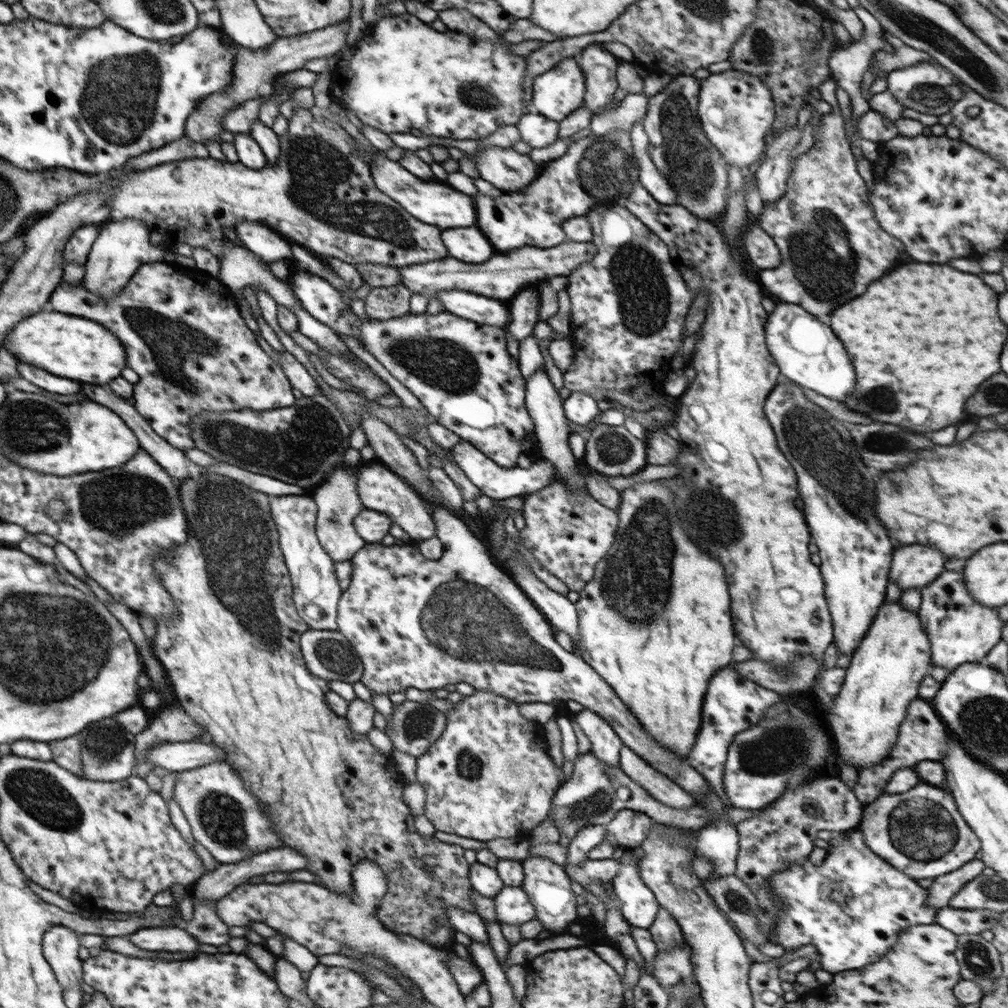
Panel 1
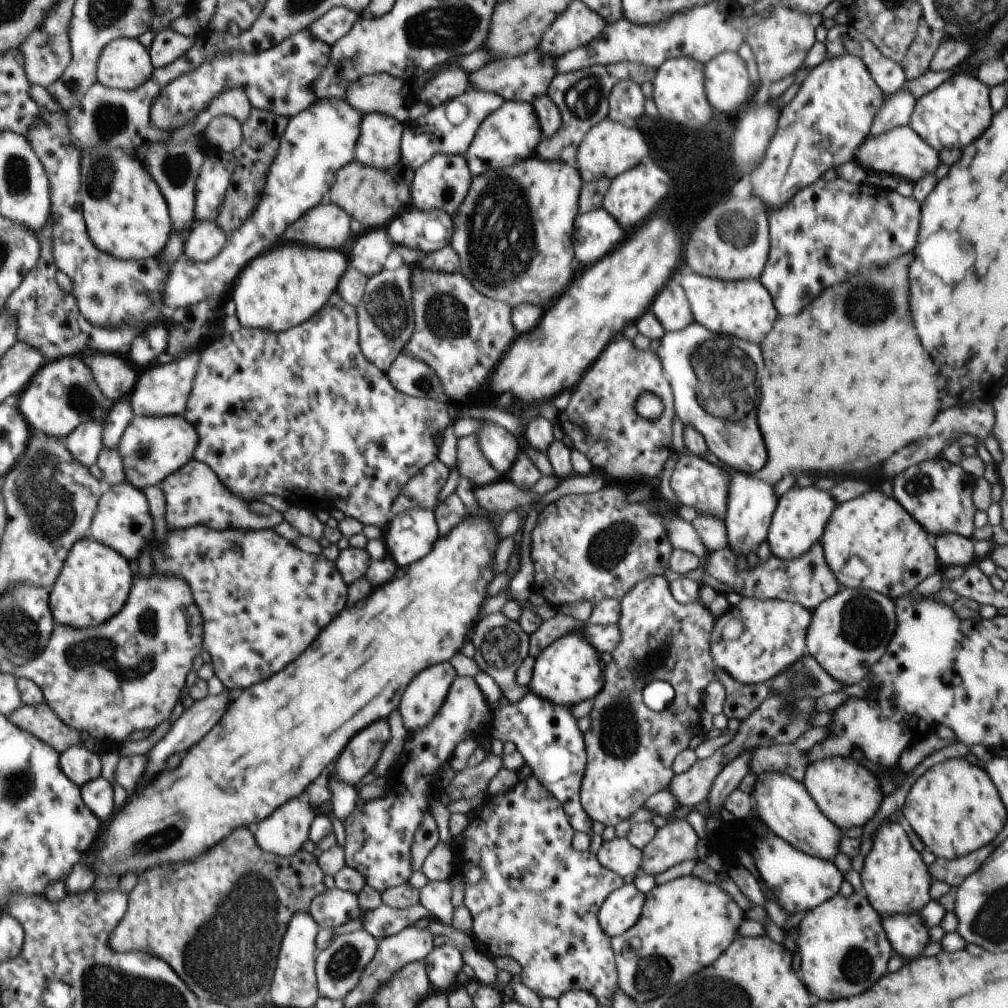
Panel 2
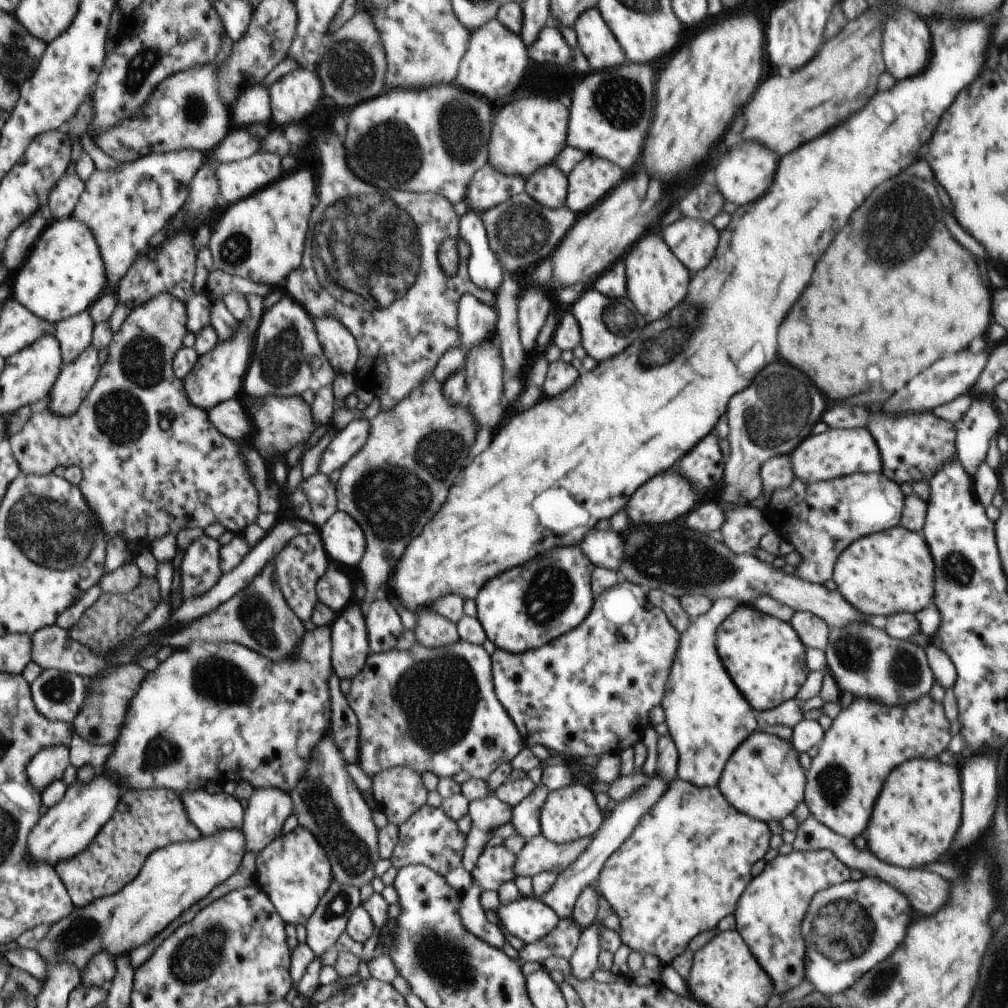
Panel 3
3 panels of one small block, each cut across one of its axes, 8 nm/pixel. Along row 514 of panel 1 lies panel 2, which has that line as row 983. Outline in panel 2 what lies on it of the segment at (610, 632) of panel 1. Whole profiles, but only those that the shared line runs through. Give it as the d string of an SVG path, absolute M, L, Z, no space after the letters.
M692 874L656 885L645 895L646 900L638 922L623 935L611 938L619 990L634 999L638 1006L658 998L667 988L710 966L738 936L738 928L745 918L740 906L718 885L704 882Z

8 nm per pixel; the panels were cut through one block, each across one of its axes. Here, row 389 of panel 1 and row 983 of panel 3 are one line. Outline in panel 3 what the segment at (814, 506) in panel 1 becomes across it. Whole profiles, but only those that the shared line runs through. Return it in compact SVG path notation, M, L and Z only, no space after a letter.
M812 850L812 852L792 851L786 855L776 855L771 862L765 863L763 872L752 877L744 894L740 896L734 916L736 920L736 931L738 931L744 942L748 945L754 958L763 967L768 978L772 980L775 994L781 997L792 988L804 982L804 972L806 972L806 945L805 931L802 930L802 921L808 912L812 897L817 892L828 887L850 880L850 868L836 858L830 850Z

